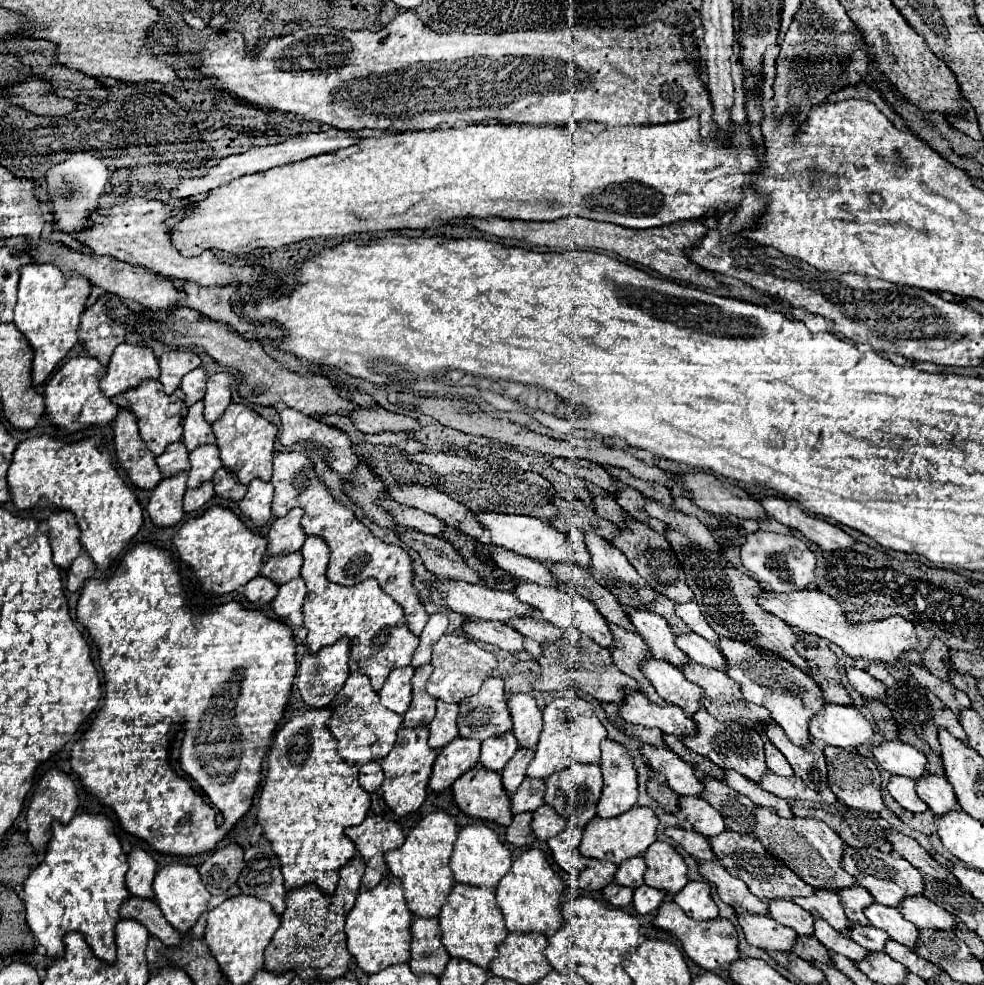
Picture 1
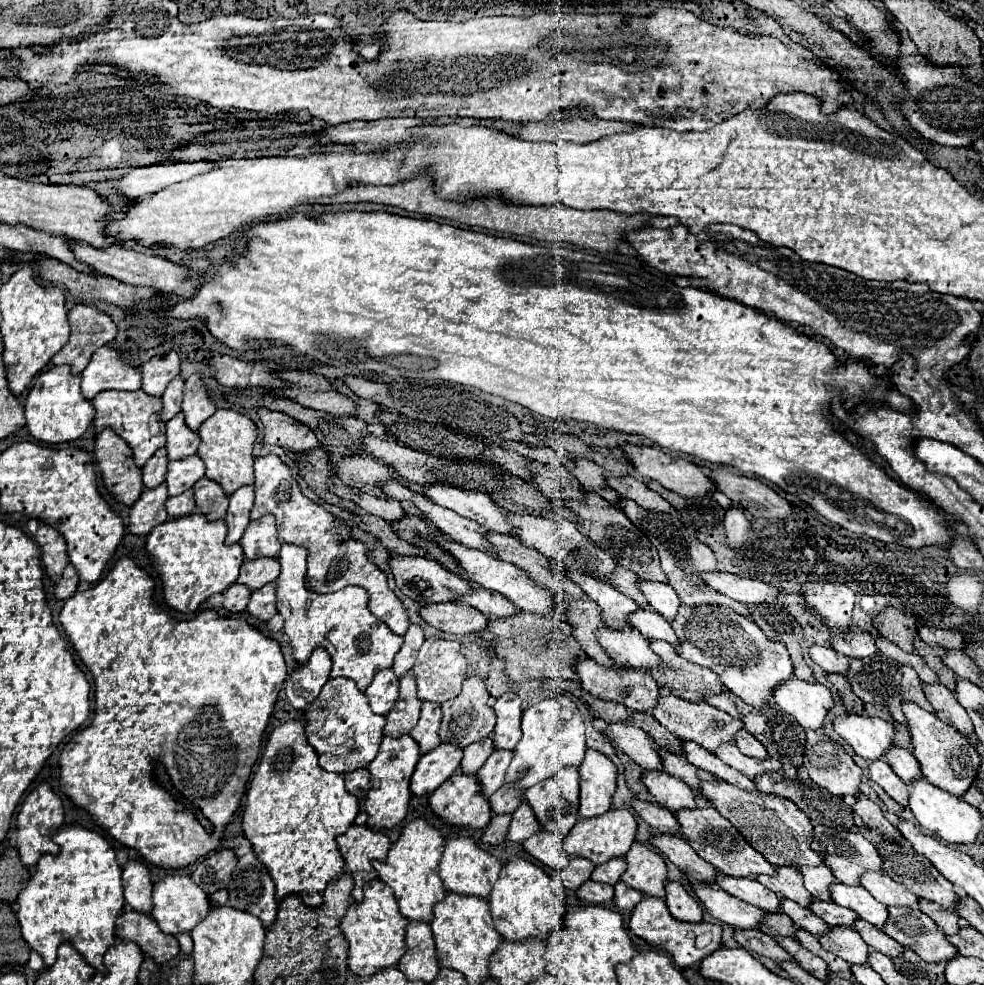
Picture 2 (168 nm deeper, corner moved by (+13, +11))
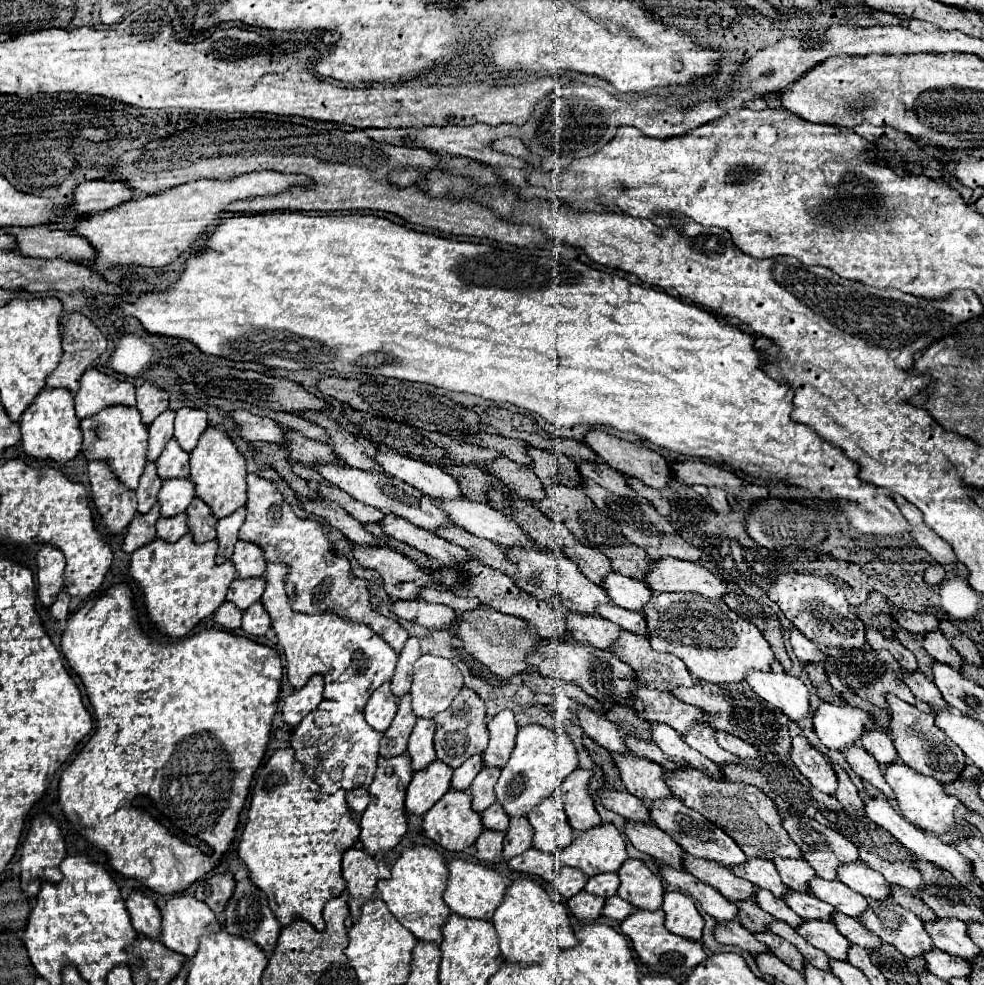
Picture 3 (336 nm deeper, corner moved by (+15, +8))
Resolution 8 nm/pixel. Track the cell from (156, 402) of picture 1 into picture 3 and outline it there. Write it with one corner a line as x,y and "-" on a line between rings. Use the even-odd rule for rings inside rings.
127,405
105,407
99,413
85,417
81,421
83,455
87,457
87,461
95,461
95,459
109,461
109,465
111,465
113,473
119,477
119,481
123,481
123,485
129,489
137,489
139,477
147,463
147,437
149,437
147,429
149,427
145,427
139,411
135,407
127,407

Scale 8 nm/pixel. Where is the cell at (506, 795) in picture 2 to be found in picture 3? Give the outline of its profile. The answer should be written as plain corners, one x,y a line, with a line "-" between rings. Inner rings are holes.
495,801
493,805
489,805
483,813
481,813
483,825
485,829
495,829
495,831
507,831
509,827
509,815
505,813
505,809

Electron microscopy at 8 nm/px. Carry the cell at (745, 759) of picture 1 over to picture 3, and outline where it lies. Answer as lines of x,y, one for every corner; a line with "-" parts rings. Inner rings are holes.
643,685
637,687
633,707
641,719
649,723
671,725
681,735
687,735
693,729
693,725
701,723
705,717
705,713
701,713
699,707
687,705
667,691
647,689

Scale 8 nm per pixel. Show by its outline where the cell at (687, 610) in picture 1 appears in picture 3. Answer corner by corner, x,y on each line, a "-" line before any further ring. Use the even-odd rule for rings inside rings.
609,573
603,587
615,605
631,611
641,611
653,597
653,591
649,589
649,585
645,585
645,581
623,577
617,573

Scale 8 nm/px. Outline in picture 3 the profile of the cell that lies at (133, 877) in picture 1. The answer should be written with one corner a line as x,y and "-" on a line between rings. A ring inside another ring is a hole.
131,891
127,897
127,911
137,933
147,935
149,939
159,939
161,933
161,913
151,897
143,891

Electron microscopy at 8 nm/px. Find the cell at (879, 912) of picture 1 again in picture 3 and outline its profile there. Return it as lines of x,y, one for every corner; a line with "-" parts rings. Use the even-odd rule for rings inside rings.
817,877
809,883
809,887
817,899
833,905
837,911
849,917
861,917
861,913
869,909
869,901
841,881
825,881

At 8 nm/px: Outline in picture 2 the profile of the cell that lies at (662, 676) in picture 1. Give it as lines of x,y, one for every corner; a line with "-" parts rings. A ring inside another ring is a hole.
607,626
597,630
597,642
613,658
615,664
639,670
651,670
651,666
659,666
657,654
651,654
649,640
645,640
637,630
611,630

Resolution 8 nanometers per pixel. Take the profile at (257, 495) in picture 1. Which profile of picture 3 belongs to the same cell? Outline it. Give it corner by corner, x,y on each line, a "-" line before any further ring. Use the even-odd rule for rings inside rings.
245,505
239,507
235,513
219,519
217,523
217,541
219,541
219,551
217,551
217,563
223,563
227,559
231,559
233,555
233,547
237,543
237,533
245,521

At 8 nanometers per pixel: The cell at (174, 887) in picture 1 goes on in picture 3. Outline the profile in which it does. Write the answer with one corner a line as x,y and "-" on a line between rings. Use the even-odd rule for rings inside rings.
177,893
165,903
161,919
161,943
187,957
197,951
201,935
221,927
209,905
185,893

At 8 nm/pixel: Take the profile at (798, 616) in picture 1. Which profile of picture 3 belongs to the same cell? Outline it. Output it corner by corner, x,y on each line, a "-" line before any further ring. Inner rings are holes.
661,559
651,565
649,577
645,583
661,593
661,591
693,591
711,599
721,599
729,593
727,583
715,577
709,569
699,563
679,561
679,559

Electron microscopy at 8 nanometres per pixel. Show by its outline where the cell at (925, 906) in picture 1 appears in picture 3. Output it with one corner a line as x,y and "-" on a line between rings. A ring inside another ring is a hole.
853,863
853,865
841,865
839,869
839,881
849,885
853,891
861,893
867,899
885,901
891,897
891,885
885,881
885,877
869,867
861,867
865,863

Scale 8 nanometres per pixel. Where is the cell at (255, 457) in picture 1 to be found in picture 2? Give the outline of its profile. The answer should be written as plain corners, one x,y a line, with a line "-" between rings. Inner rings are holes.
217,410
207,422
203,422
197,434
201,438
197,456
205,462
207,466
205,476
209,480
221,484
227,496
231,496
241,486
253,484
253,454
251,452
257,438
257,428
245,414
239,414
233,410

